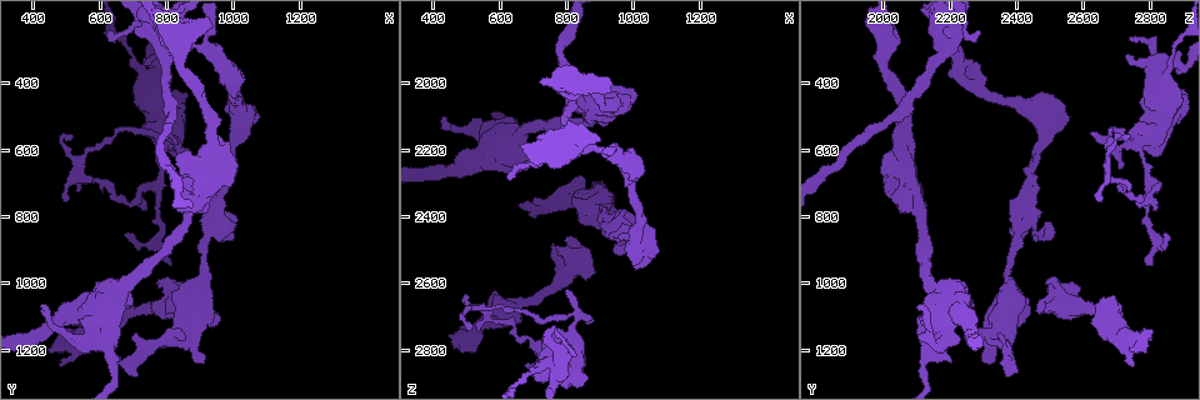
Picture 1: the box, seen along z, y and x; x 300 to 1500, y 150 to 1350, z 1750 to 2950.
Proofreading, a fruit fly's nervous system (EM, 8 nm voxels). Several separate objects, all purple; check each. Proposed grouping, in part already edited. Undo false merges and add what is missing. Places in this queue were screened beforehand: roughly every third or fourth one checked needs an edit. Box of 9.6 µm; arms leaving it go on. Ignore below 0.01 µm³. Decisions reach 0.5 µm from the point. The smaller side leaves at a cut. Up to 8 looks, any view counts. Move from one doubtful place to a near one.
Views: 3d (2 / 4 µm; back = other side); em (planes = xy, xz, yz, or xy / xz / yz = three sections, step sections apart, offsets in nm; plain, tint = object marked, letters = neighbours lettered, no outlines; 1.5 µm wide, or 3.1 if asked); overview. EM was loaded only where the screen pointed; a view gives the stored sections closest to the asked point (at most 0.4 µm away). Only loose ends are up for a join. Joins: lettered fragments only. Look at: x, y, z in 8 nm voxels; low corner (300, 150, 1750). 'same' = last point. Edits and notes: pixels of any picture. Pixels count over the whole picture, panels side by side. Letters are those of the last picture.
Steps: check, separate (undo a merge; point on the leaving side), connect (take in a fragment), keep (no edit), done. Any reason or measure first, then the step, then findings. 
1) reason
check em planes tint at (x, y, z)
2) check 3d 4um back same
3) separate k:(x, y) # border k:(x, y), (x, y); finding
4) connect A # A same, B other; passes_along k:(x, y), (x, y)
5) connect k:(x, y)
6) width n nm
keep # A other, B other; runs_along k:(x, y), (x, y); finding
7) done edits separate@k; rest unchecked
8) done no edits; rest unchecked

free end
check em planes letters at (480, 1140, 2810)

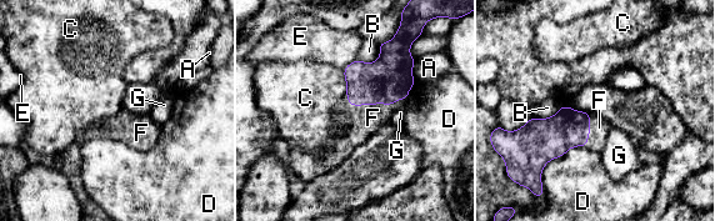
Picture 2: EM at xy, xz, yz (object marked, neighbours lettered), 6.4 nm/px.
width 170 nm
connect F # A other, B other, C other, D other, E other, F same, G other; it goes on there

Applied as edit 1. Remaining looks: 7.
four-way junction
check 3d 2um at (670, 1010, 2140)

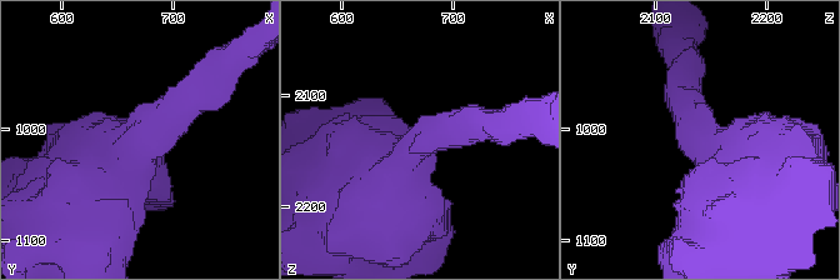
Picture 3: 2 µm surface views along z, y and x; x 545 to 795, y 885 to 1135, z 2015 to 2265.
arms 4
check em yz step 4 letters at (676, 1012, 2138)

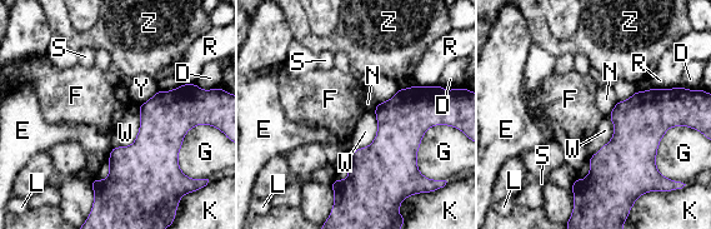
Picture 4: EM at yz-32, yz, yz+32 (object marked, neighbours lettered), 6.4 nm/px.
keep # D other, E other, F other, G other, K other, L other, N other, R other, S other, W other, Y other, Z other; border 4:(652, 86), (669, 89); continuous, no second neuron

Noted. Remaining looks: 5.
tapers out
check 3d 4um at (510, 570, 2740)

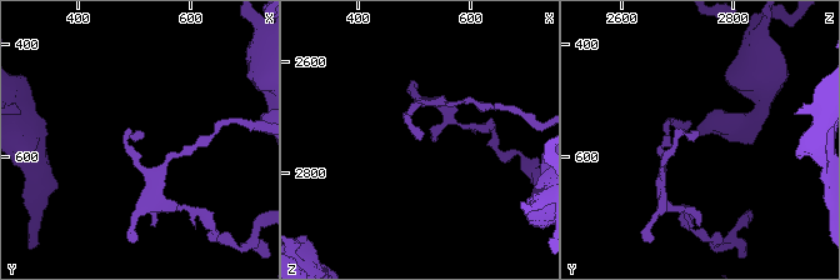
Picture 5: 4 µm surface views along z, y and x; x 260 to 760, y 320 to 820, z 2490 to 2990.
check em xz step 8 letters at (510, 565, 2740)

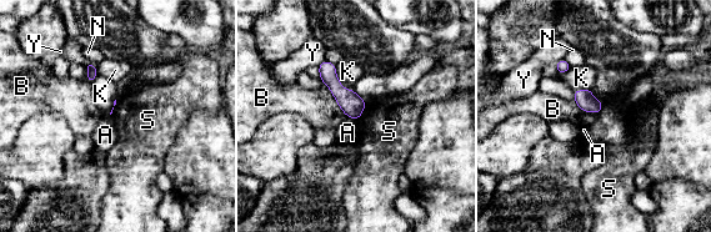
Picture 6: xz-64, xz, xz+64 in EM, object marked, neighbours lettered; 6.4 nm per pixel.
check em planes letters same

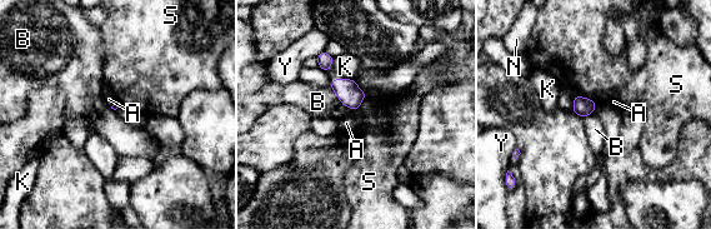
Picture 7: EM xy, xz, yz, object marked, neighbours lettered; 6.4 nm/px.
longest_contact B 220 nm
keep # A other, B other, K other, N other, S other, Y other; border 7:(329, 86), (343, 104), (354, 110); no lettered fragment goes on from it

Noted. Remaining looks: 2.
done edits connect@2; rest unchecked

